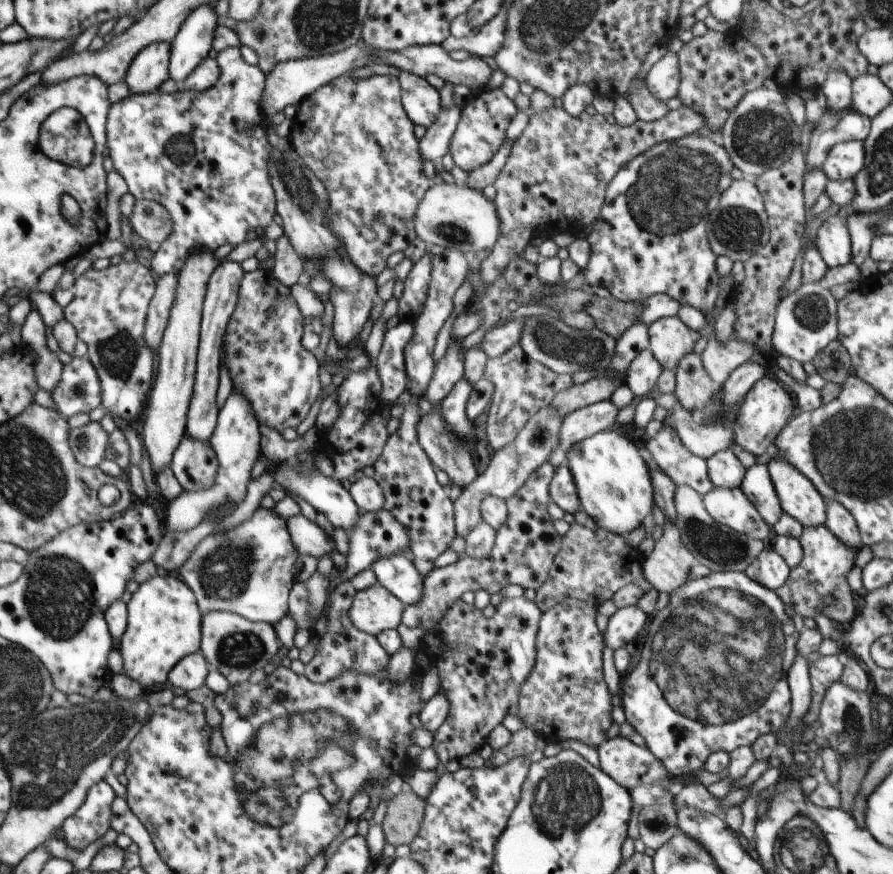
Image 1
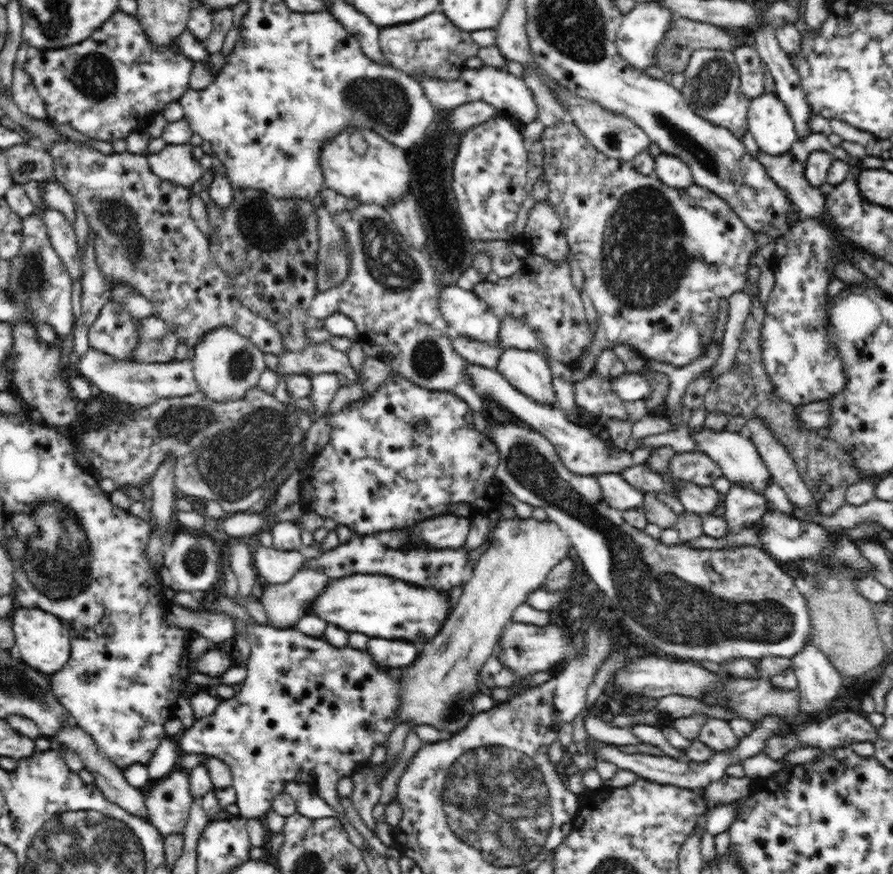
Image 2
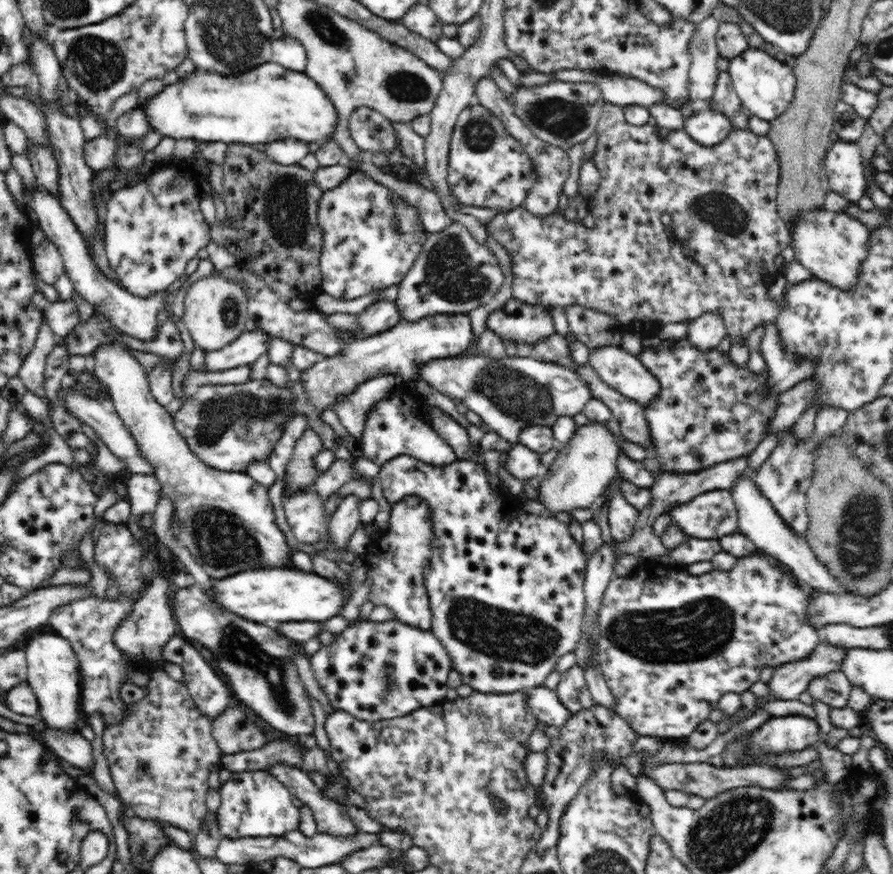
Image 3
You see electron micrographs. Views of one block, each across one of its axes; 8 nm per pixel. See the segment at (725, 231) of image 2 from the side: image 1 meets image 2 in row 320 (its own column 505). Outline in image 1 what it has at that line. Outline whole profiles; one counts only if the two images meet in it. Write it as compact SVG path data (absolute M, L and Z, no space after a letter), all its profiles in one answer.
M524 596L503 597L495 610L496 613L492 618L486 618L474 605L456 599L442 620L422 640L430 652L438 658L434 666L440 670L442 681L440 691L448 697L451 704L446 720L434 732L434 742L431 746L440 760L435 770L439 776L446 772L447 762L468 756L487 744L486 736L503 722L504 717L509 714L510 705L518 702L522 683L527 680L536 662L535 642L542 613L536 603Z

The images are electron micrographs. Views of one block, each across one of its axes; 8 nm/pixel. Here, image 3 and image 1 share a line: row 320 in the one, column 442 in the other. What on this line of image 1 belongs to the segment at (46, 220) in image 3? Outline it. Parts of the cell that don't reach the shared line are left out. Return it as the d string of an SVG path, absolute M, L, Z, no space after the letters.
M458 106L449 109L443 108L438 118L426 129L425 135L419 140L419 151L423 162L436 160L436 158L442 158L445 154L448 154L454 131L461 117L460 108Z

